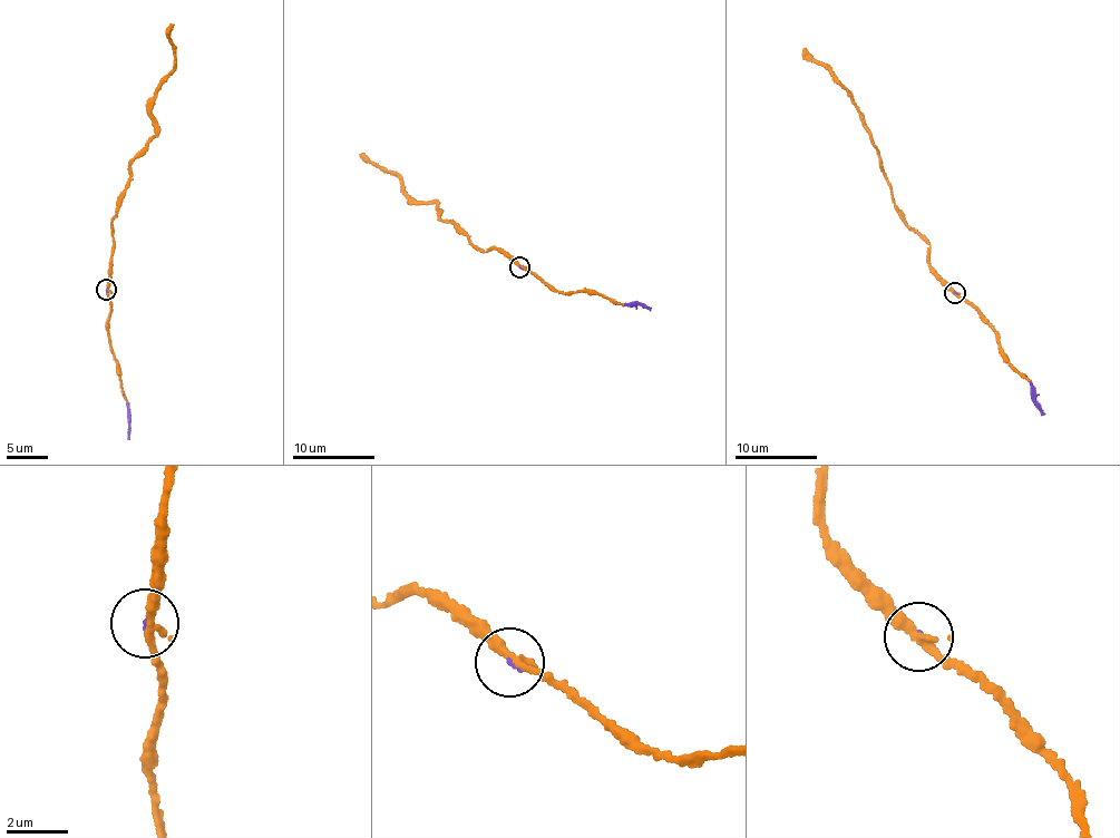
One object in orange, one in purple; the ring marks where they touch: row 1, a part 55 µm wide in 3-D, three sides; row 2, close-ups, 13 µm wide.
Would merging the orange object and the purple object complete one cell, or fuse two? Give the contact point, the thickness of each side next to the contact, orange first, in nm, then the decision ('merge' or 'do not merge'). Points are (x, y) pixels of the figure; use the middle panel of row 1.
place (519, 268); calibres 260 and 130 nm; merge

